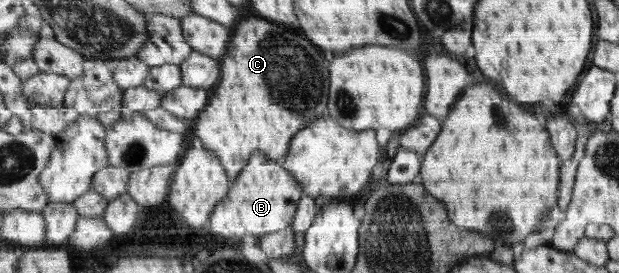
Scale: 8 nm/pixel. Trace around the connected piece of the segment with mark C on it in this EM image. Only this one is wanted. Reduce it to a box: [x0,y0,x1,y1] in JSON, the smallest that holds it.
[194,16,329,181]

